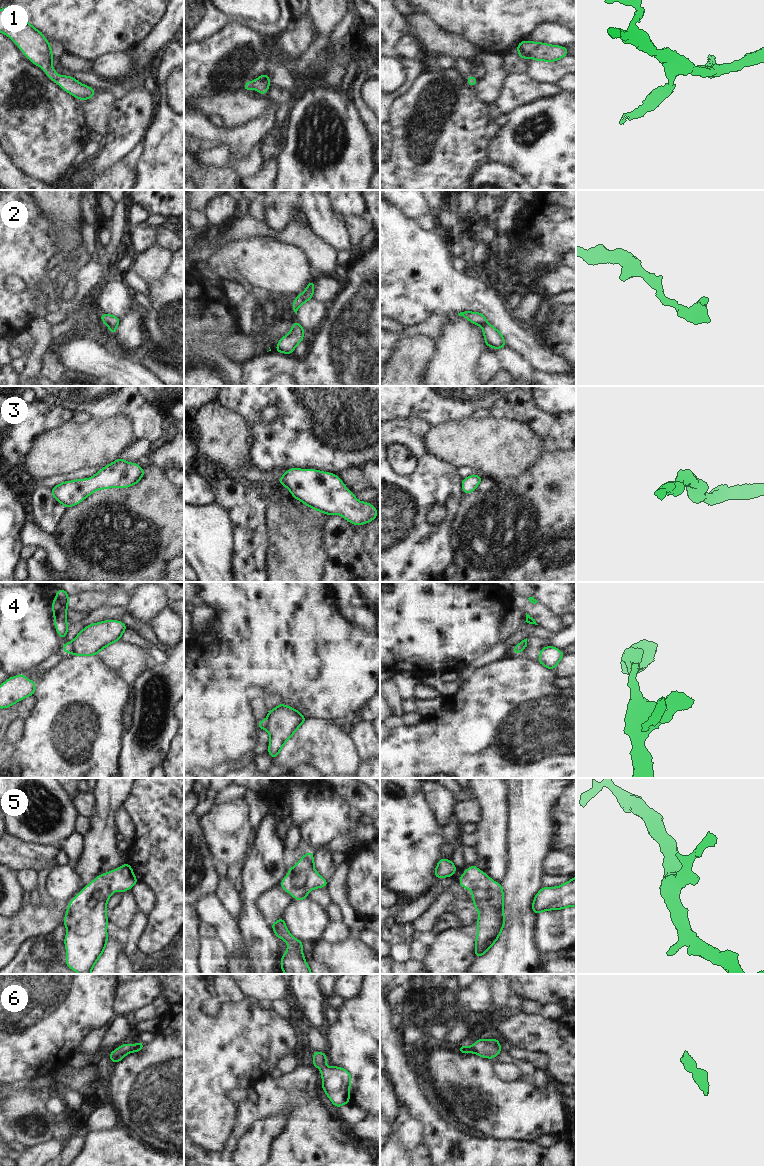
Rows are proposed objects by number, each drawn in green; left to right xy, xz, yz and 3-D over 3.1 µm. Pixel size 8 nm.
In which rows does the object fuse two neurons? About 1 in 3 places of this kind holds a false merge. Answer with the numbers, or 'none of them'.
4

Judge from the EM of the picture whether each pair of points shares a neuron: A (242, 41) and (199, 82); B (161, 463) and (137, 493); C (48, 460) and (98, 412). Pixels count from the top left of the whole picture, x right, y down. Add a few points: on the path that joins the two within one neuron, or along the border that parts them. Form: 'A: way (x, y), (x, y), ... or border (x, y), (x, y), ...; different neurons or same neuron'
A: way (230, 50), (207, 70); same neuron
B: border (145, 472), (149, 468), (155, 467), (163, 473); different neurons
C: border (114, 416), (108, 419), (91, 419); different neurons

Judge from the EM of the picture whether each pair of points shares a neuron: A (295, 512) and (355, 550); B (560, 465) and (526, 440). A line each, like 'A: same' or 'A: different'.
A: different
B: different

